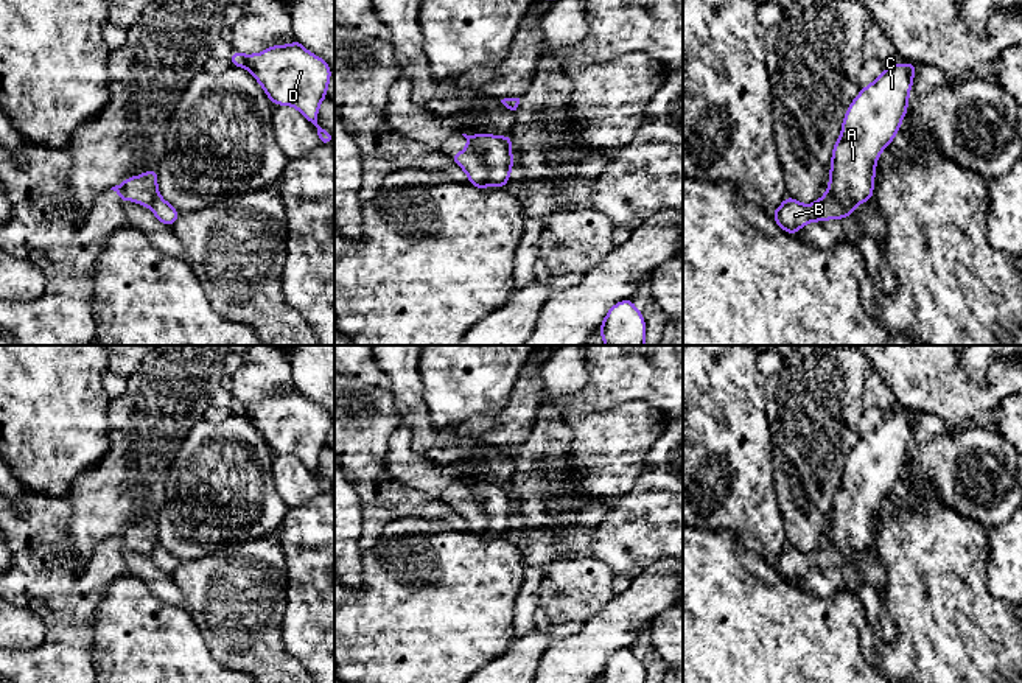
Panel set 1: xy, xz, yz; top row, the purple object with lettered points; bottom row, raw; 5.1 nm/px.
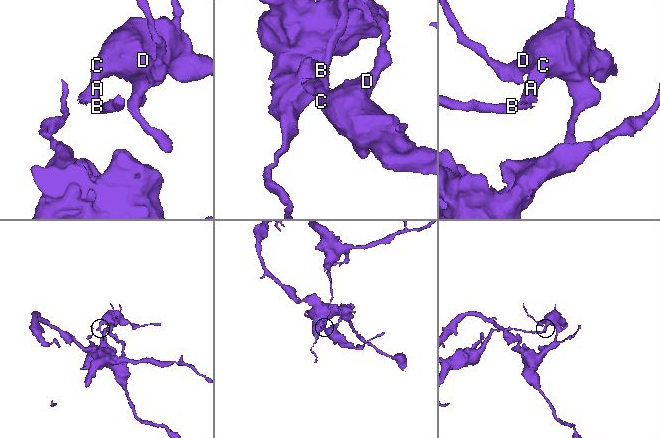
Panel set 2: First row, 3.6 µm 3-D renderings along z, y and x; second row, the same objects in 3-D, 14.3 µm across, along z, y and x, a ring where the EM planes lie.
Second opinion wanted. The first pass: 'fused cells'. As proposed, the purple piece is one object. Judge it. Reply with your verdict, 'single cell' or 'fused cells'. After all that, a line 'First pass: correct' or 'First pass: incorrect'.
fused cells
First pass: correct

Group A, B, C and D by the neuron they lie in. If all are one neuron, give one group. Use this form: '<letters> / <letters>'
A C D / B

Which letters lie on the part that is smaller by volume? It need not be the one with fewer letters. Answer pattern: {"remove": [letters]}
{"remove": ["A", "C", "D"]}

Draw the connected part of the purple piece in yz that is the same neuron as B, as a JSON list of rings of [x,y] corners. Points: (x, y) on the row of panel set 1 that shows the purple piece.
[[[787,194],[784,202],[770,215],[784,232],[796,235],[796,232],[810,221],[824,222],[832,218],[843,219],[846,216],[852,216],[854,212],[854,205],[838,204],[826,194],[809,205],[795,201]]]

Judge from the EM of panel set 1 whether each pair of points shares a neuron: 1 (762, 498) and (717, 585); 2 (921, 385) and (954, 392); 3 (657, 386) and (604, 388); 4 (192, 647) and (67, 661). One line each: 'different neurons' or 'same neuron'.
1: different neurons
2: same neuron
3: same neuron
4: different neurons

